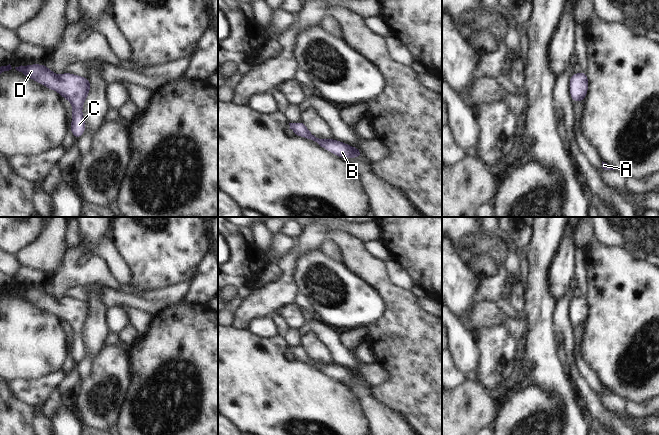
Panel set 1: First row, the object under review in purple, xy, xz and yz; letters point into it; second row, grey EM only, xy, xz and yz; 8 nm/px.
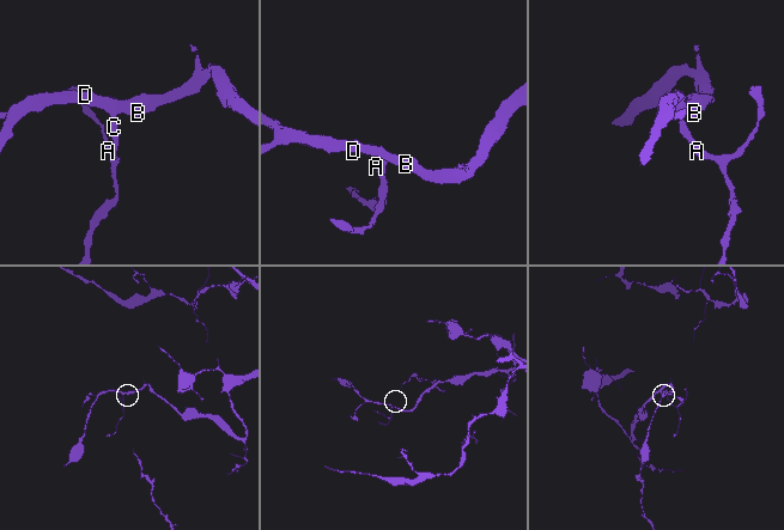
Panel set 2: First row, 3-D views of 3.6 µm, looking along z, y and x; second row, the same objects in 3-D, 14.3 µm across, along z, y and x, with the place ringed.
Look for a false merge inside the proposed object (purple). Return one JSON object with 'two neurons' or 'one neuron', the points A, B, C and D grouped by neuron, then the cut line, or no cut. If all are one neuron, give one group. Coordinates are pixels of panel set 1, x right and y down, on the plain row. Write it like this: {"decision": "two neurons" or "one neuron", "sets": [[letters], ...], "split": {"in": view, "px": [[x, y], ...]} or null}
{"decision": "one neuron", "sets": [["A", "B", "C", "D"]], "split": null}

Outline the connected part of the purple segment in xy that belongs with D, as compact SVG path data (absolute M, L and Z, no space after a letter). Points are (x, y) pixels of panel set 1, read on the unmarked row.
M44 288L21 289L15 293L23 297L25 301L58 316L64 324L72 328L70 355L74 363L80 362L86 354L82 333L91 312L89 303L69 296L58 299Z

